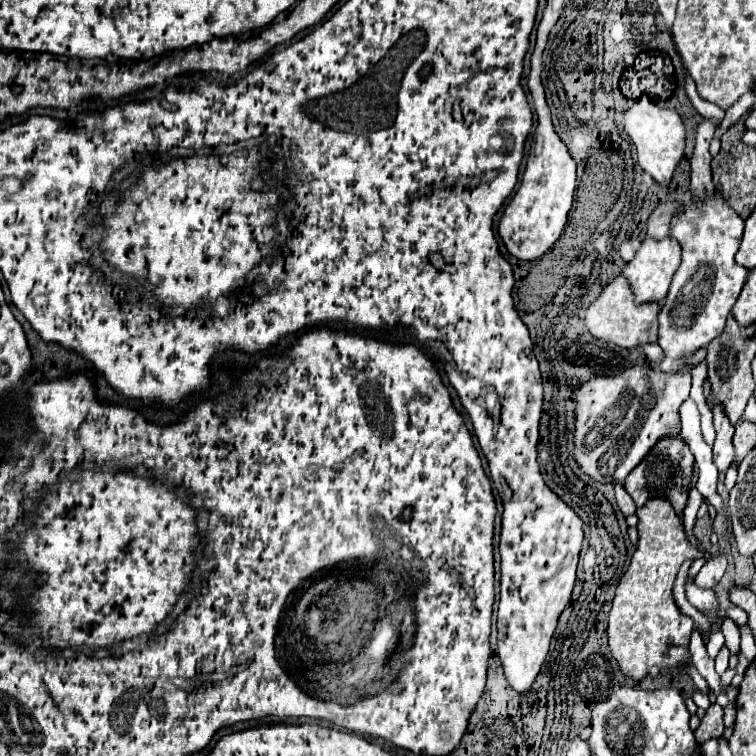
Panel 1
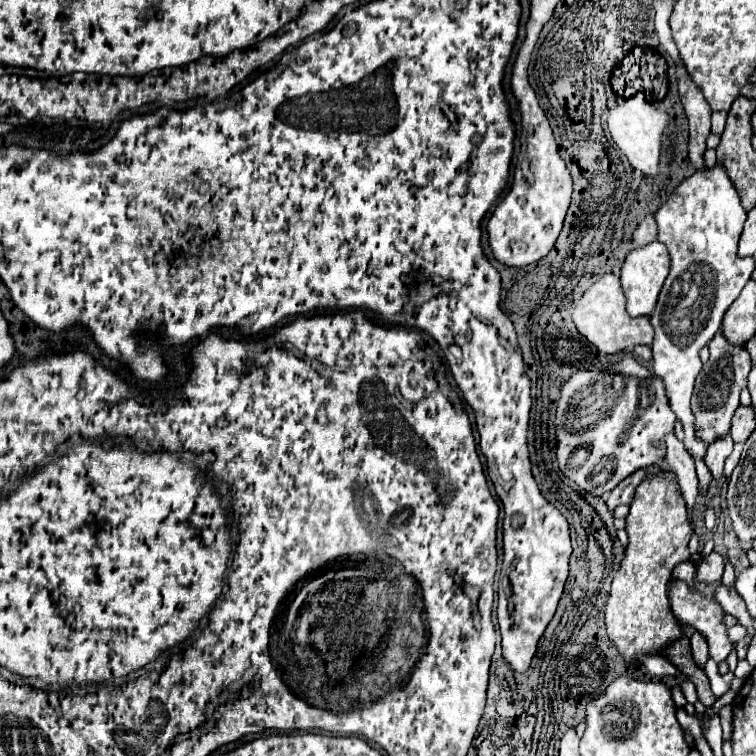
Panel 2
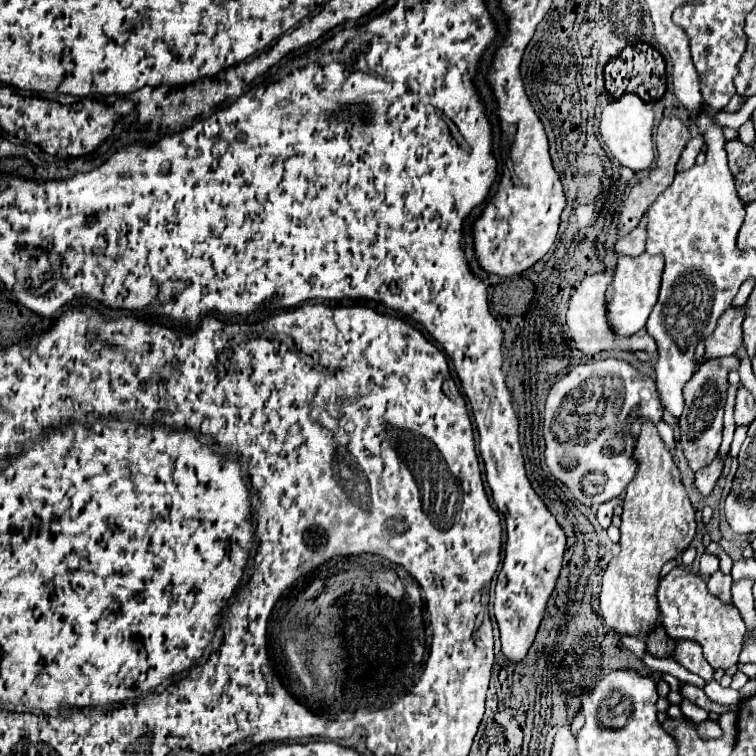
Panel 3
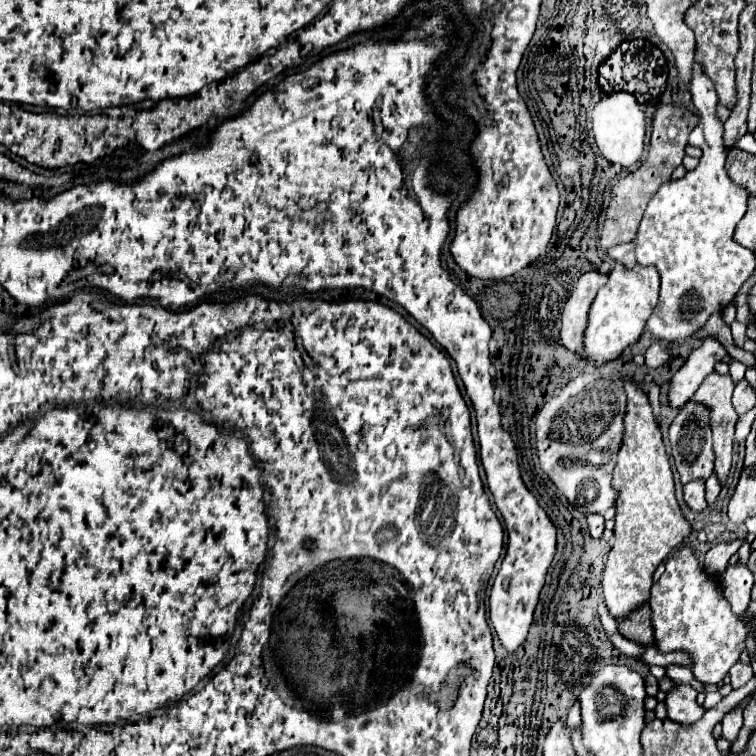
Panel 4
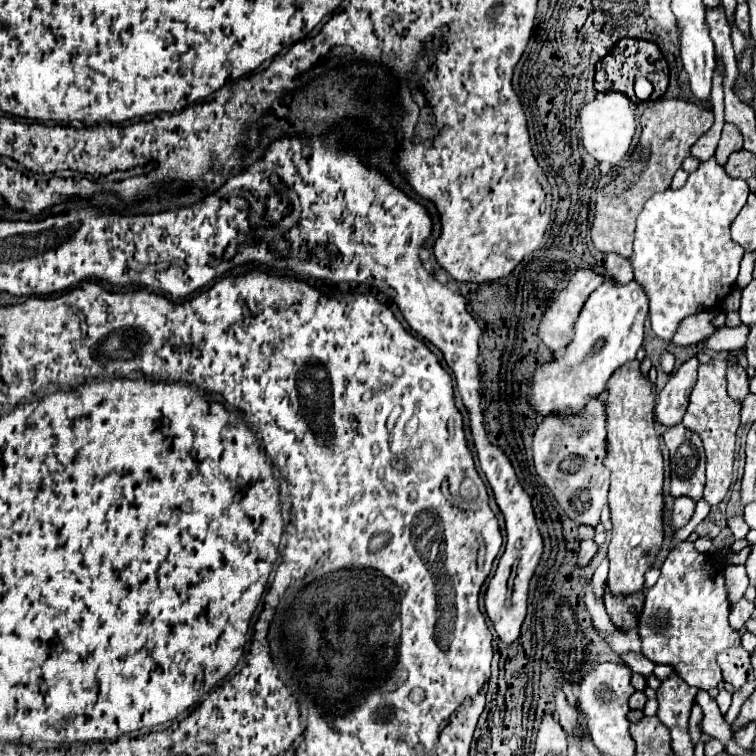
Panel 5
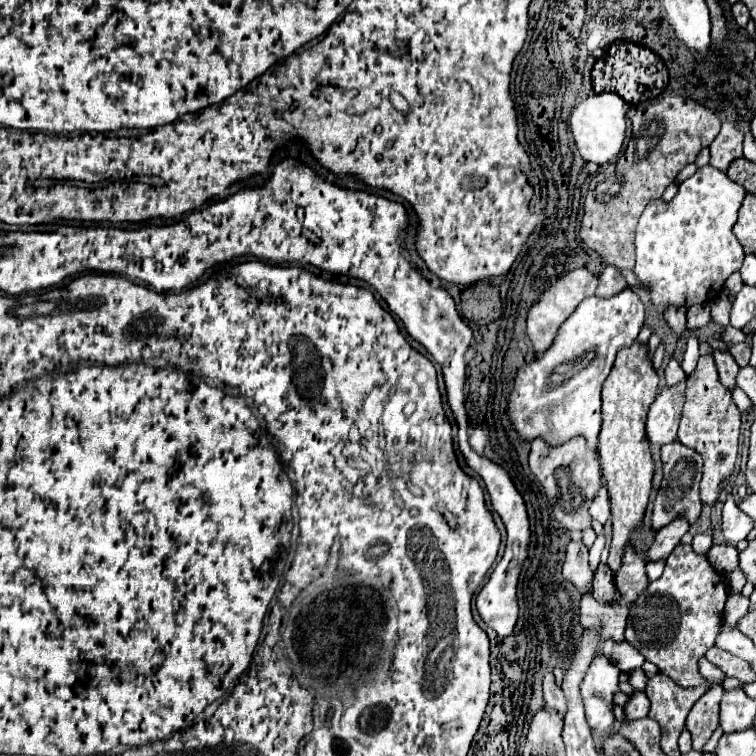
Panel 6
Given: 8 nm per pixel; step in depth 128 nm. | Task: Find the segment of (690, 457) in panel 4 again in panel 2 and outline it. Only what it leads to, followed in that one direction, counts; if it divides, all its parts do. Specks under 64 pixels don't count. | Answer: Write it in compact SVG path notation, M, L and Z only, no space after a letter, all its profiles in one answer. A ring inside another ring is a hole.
M718 332L714 340L708 344L710 348L710 358L704 364L700 376L696 378L694 386L694 396L692 396L692 410L696 412L696 432L704 436L706 444L712 444L716 436L724 436L730 432L730 422L740 406L740 392L742 388L748 386L748 374L752 368L748 350L742 344L732 346L724 332Z

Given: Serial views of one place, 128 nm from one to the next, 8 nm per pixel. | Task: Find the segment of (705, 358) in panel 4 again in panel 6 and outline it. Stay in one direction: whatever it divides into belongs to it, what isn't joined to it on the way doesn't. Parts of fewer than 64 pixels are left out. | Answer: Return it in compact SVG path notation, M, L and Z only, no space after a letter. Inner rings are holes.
M686 380L666 386L654 400L646 420L646 436L652 444L666 444L676 438L676 428L680 422L680 412L684 406Z

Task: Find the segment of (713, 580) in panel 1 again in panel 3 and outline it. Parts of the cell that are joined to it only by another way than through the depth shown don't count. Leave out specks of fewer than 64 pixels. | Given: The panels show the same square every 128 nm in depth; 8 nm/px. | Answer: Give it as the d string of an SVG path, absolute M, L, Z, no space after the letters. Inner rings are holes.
M702 554L702 560L700 560L700 574L704 578L710 578L714 572L718 572L720 566L718 566L718 558L712 556L712 554Z

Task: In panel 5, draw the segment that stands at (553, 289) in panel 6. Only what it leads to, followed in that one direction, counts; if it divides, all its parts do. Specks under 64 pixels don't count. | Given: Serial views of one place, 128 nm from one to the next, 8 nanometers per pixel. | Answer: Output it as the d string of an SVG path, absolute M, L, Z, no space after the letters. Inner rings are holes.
M578 270L568 288L562 290L554 304L546 310L540 322L538 336L544 340L548 348L562 350L566 348L574 338L574 324L578 320L578 314L588 300L588 296L604 282L604 276L596 274L594 270Z

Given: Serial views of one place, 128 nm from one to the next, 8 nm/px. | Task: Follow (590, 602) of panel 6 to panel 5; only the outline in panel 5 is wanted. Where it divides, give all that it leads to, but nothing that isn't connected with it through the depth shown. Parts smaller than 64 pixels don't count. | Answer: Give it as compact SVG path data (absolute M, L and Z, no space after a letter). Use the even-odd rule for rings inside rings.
M616 630L612 636L604 636L606 642L610 644L610 648L616 654L628 654L628 652L642 652L642 640L638 636L636 630Z

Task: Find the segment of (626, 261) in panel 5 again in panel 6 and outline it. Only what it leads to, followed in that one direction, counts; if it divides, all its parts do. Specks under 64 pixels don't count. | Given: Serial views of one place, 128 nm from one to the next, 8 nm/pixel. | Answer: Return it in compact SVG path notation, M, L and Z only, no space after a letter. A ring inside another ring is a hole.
M606 266L604 272L600 274L600 286L596 288L596 294L608 298L608 296L624 290L626 286L628 286L628 284L626 284L624 276L620 274L620 270L618 270L616 266Z

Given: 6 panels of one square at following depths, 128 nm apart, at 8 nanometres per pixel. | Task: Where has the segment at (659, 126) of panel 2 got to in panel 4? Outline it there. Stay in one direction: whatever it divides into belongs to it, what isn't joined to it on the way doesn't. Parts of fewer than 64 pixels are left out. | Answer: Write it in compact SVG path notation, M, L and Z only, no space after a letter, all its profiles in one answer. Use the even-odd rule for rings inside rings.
M630 92L606 94L592 110L592 134L598 150L622 168L636 168L644 156L644 136L646 136L646 112L644 106Z

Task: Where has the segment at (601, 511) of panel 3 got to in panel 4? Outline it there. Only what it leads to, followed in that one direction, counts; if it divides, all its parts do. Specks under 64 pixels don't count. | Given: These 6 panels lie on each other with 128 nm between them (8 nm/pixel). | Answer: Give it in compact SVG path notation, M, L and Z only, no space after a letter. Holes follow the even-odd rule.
M590 514L588 516L588 526L590 526L590 536L592 538L602 538L602 532L604 532L604 516L602 514Z

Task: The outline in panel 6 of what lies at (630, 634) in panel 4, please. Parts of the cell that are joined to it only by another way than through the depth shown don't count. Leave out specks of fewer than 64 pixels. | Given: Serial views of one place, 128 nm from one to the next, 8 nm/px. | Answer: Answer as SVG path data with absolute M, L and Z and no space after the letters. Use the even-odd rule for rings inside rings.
M600 564L596 578L593 578L594 592L592 596L600 602L600 604L610 604L616 602L616 598L620 598L620 592L616 590L616 584L612 582L612 570L608 565Z

